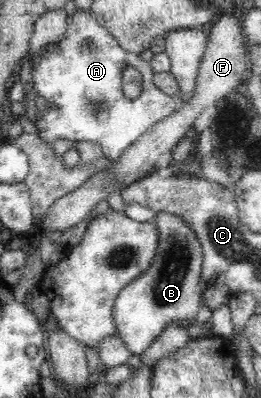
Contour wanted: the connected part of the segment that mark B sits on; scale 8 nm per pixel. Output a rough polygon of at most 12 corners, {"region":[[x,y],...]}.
{"region":[[157,211],[152,266],[119,292],[118,337],[141,355],[166,325],[198,325],[203,247]]}

